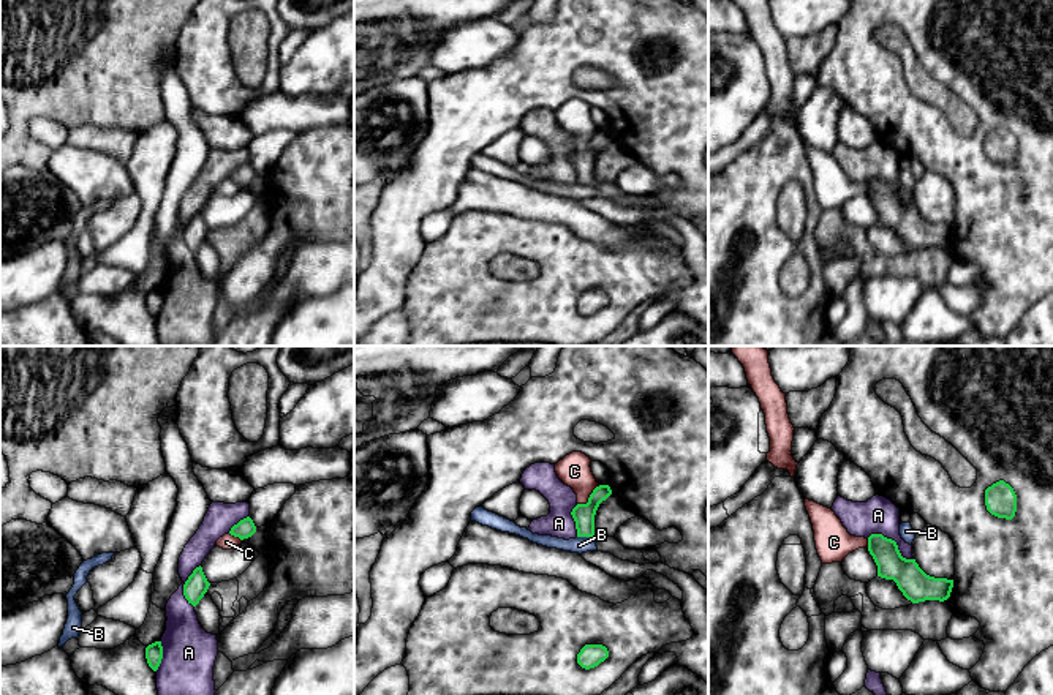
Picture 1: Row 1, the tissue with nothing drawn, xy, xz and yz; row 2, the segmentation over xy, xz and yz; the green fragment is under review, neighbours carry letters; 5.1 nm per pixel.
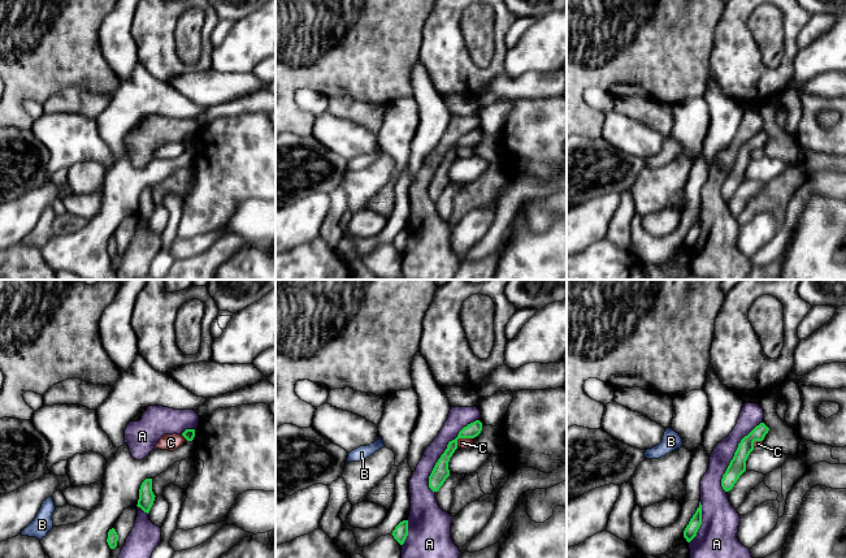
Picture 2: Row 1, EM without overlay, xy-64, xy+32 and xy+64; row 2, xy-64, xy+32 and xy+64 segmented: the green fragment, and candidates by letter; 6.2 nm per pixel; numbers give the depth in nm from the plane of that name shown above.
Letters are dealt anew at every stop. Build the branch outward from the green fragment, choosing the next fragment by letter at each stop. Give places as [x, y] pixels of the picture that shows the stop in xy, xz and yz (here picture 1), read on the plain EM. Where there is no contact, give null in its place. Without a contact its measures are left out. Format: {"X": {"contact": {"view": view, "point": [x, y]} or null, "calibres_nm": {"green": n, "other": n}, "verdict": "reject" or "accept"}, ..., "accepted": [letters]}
{"A": {"contact": {"view": "yz", "point": [894, 187]}, "calibres_nm": {"green": 160, "other": 190}, "verdict": "reject"}, "B": {"contact": {"view": "xz", "point": [585, 182]}, "calibres_nm": {"green": 110, "other": 80}, "verdict": "reject"}, "C": {"contact": {"view": "xz", "point": [588, 144]}, "calibres_nm": {"green": 110, "other": 160}, "verdict": "reject"}, "accepted": []}

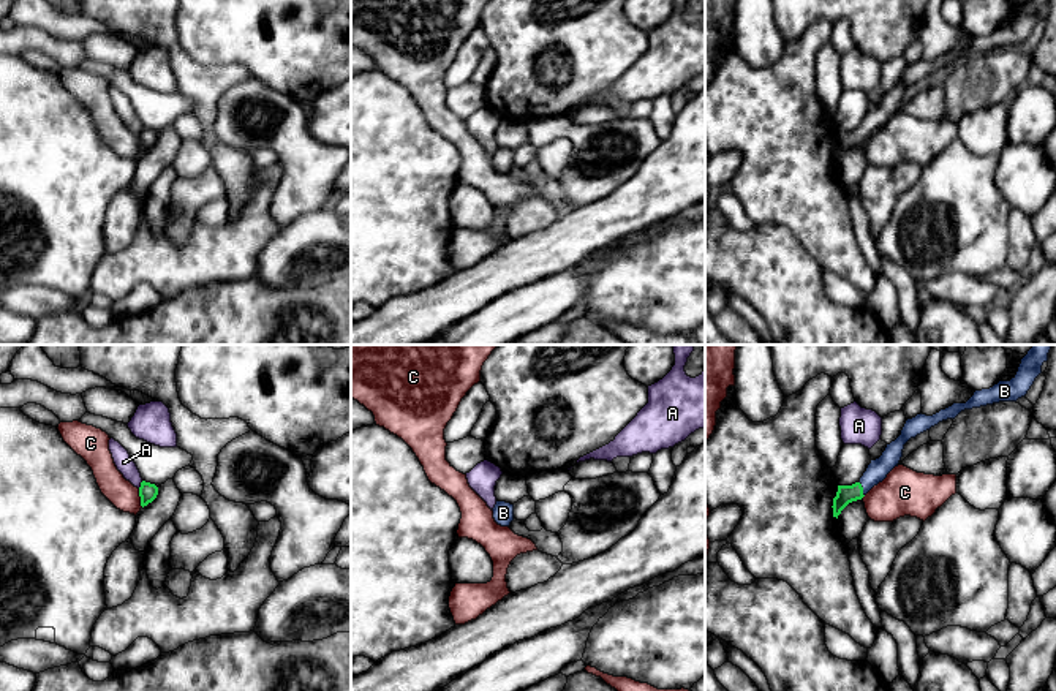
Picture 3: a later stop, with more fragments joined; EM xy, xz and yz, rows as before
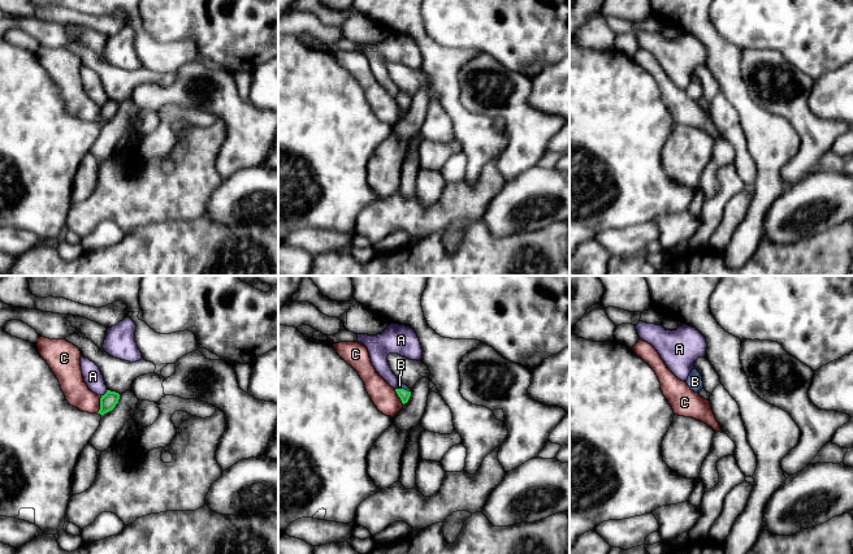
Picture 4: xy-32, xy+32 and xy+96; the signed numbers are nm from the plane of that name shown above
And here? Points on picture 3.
{"A": {"contact": {"view": "xy", "point": [141, 130]}, "calibres_nm": {"green": 90, "other": 90}, "verdict": "reject"}, "B": {"contact": {"view": "yz", "point": [862, 135]}, "calibres_nm": {"green": 100, "other": 110}, "verdict": "accept"}, "C": {"contact": {"view": "xy", "point": [141, 144]}, "calibres_nm": {"green": 90, "other": 150}, "verdict": "reject"}, "accepted": ["B"]}

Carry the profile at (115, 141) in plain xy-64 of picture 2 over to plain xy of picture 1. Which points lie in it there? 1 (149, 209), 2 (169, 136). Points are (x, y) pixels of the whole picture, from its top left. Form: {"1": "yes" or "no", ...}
{"1": "yes", "2": "yes"}

